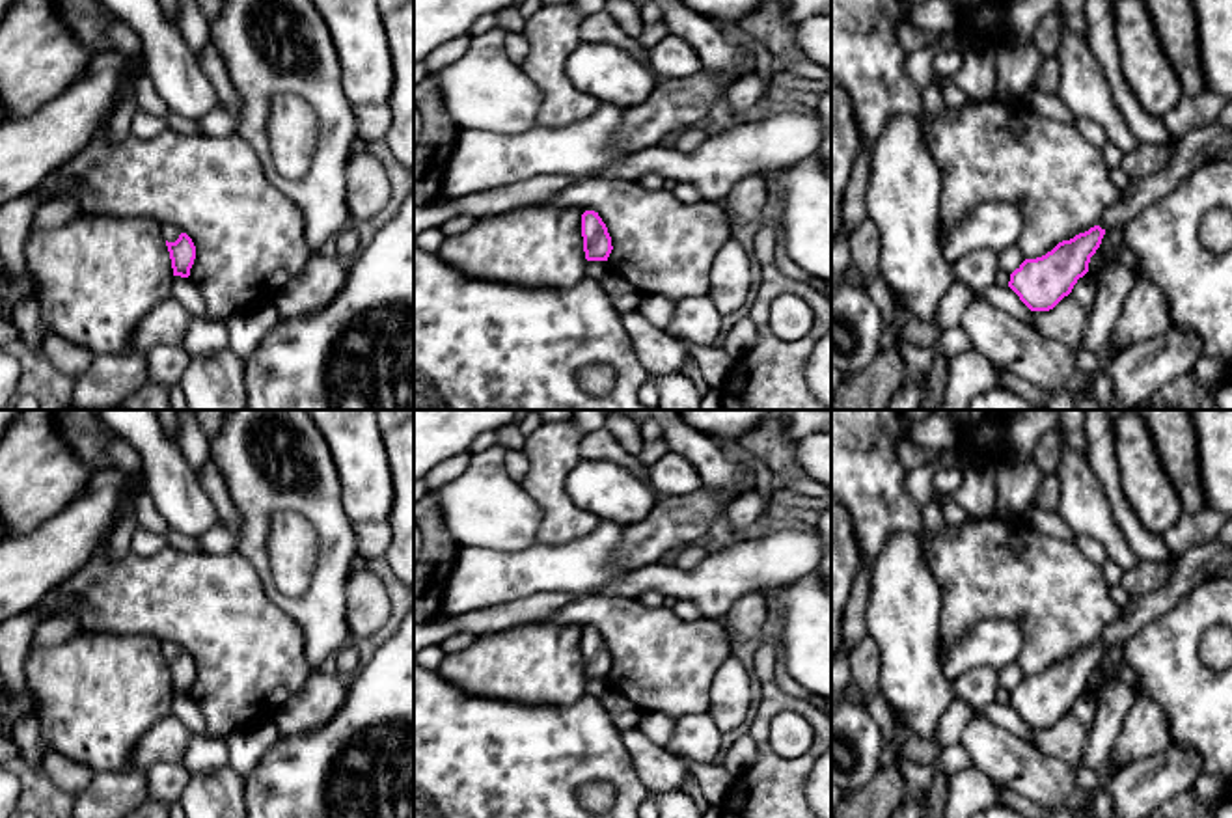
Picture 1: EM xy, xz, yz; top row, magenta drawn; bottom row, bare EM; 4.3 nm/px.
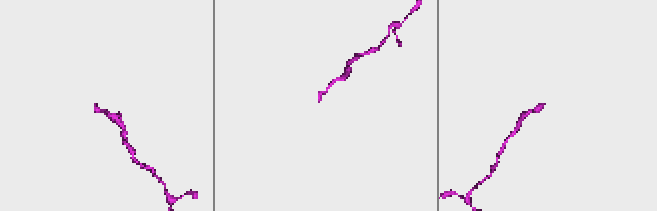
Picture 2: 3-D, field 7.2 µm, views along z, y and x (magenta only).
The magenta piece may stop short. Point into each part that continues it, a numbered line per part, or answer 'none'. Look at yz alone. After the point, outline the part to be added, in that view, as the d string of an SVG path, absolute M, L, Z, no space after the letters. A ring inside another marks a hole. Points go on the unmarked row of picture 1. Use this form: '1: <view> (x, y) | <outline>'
1: yz (1197, 565) | M1217 540L1178 555L1178 559L1169 565L1169 579L1156 591L1129 598L1120 617L1103 630L1098 643L1102 647L1126 643L1144 624L1172 609L1197 585L1213 578L1225 563L1232 563L1232 548Z

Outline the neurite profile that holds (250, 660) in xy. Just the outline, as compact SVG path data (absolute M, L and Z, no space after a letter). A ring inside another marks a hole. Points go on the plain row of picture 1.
M103 544L37 607L73 613L82 632L147 634L162 645L179 645L196 663L188 695L203 714L207 736L216 740L274 719L311 675L302 630L267 598L259 574L239 552L186 553L168 546L151 557L129 552L114 559Z

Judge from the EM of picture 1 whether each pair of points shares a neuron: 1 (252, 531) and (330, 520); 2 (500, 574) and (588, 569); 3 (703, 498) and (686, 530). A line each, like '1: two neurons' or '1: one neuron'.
1: one neuron
2: one neuron
3: one neuron

